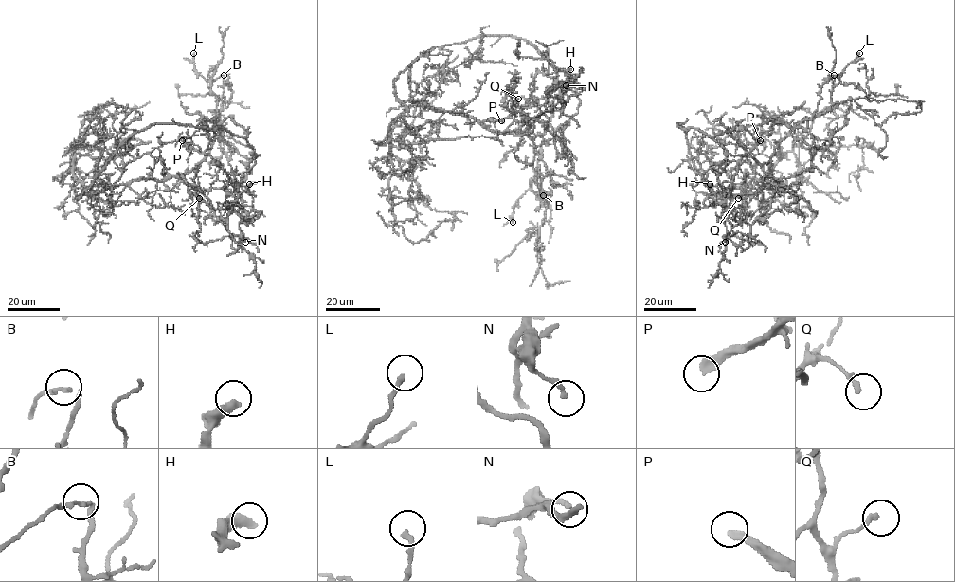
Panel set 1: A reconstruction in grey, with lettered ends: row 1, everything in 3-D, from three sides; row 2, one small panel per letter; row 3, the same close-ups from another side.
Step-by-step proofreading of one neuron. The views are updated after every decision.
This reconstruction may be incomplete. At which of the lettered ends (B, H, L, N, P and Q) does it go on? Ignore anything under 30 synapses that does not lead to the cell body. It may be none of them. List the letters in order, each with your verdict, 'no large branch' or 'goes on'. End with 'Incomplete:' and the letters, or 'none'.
B: goes on
H: no large branch
L: no large branch
N: no large branch
P: goes on
Q: no large branch
Incomplete: B, P

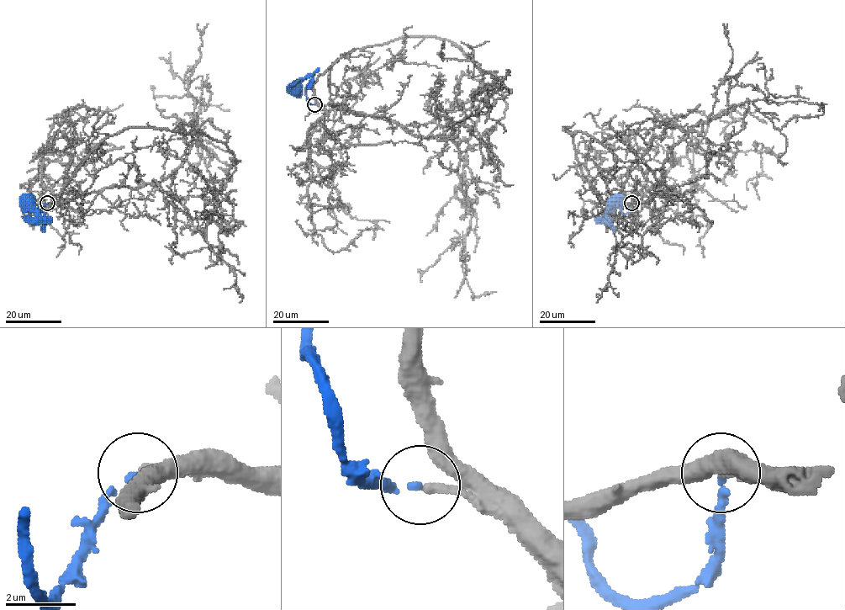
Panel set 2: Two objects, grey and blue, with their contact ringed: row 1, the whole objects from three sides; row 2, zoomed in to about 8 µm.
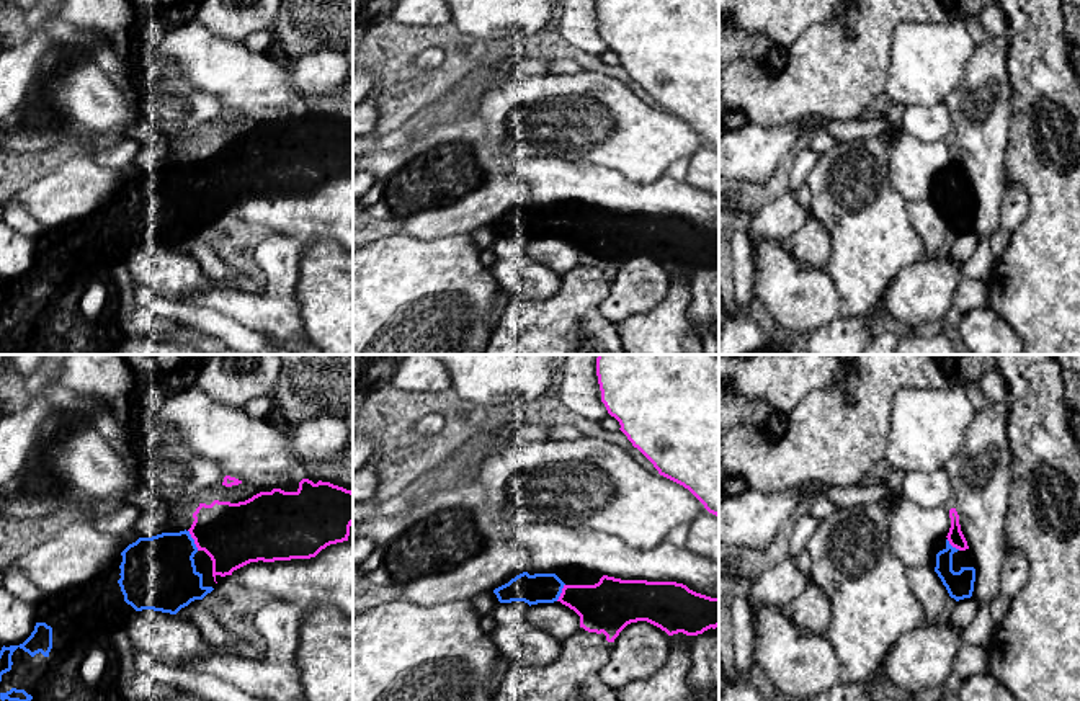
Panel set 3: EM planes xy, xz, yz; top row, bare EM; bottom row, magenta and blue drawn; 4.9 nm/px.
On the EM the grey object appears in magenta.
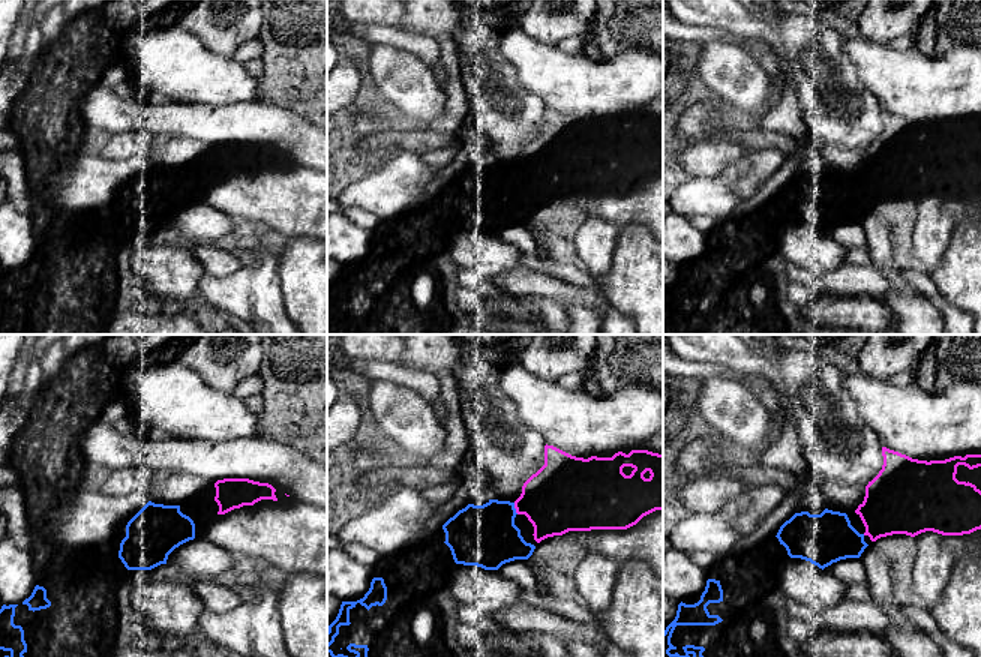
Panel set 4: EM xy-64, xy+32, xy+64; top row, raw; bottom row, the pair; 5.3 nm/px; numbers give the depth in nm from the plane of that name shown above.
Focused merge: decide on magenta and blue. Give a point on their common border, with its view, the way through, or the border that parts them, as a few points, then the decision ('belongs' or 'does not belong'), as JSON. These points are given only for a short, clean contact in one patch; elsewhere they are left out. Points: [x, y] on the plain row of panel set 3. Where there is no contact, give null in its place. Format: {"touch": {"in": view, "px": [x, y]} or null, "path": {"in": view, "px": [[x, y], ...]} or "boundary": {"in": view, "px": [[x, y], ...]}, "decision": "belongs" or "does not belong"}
{"touch": {"in": "xy", "px": [193, 172]}, "path": {"in": "xy", "px": [[232, 169], [193, 172], [159, 206]]}, "decision": "belongs"}

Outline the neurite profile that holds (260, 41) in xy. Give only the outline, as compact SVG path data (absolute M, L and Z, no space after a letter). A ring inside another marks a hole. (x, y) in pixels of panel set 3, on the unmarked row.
M273 29L255 31L243 39L247 49L253 52L270 52L271 46L278 41Z

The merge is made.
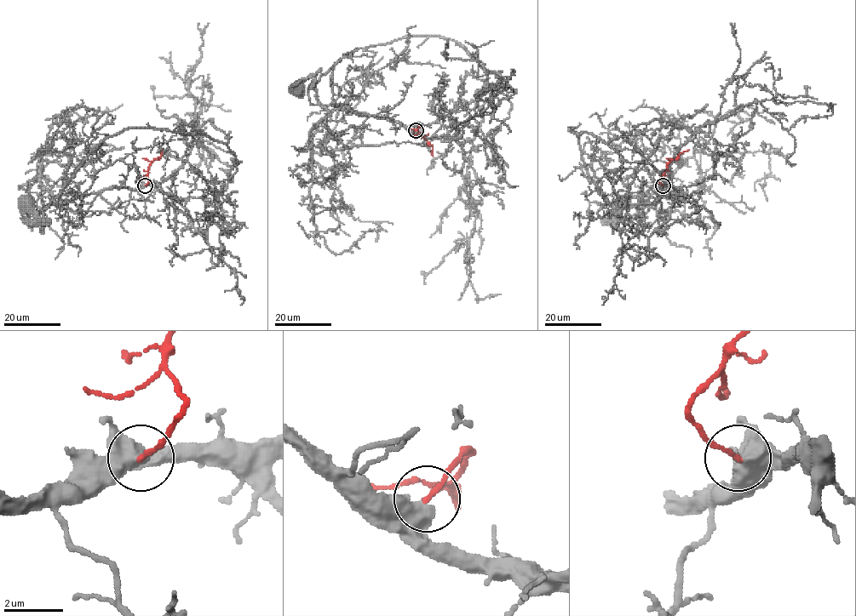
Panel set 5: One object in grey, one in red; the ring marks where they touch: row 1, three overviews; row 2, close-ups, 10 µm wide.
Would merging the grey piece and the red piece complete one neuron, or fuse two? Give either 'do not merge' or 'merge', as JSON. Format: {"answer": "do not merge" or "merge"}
{"answer": "merge"}

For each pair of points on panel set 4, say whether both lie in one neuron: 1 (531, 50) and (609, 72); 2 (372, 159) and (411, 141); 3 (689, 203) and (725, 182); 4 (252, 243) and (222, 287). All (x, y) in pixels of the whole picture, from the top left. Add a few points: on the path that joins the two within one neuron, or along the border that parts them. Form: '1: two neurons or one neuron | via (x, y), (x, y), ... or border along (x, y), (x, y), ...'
1: one neuron | via (551, 69), (554, 72), (590, 72)
2: two neurons | border along (389, 146), (357, 150)
3: one neuron | via (698, 195), (711, 195), (716, 191)
4: one neuron | via (252, 257), (252, 267), (236, 284)

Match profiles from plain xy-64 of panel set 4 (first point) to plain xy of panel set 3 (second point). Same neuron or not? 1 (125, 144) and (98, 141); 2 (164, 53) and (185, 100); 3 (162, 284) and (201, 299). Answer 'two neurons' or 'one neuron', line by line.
1: two neurons
2: two neurons
3: two neurons

